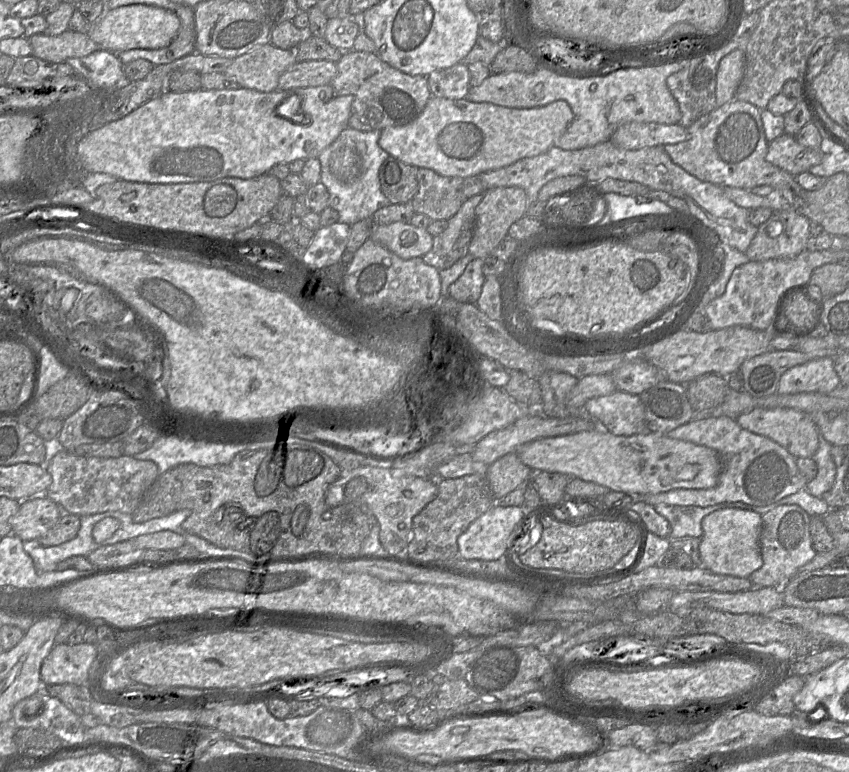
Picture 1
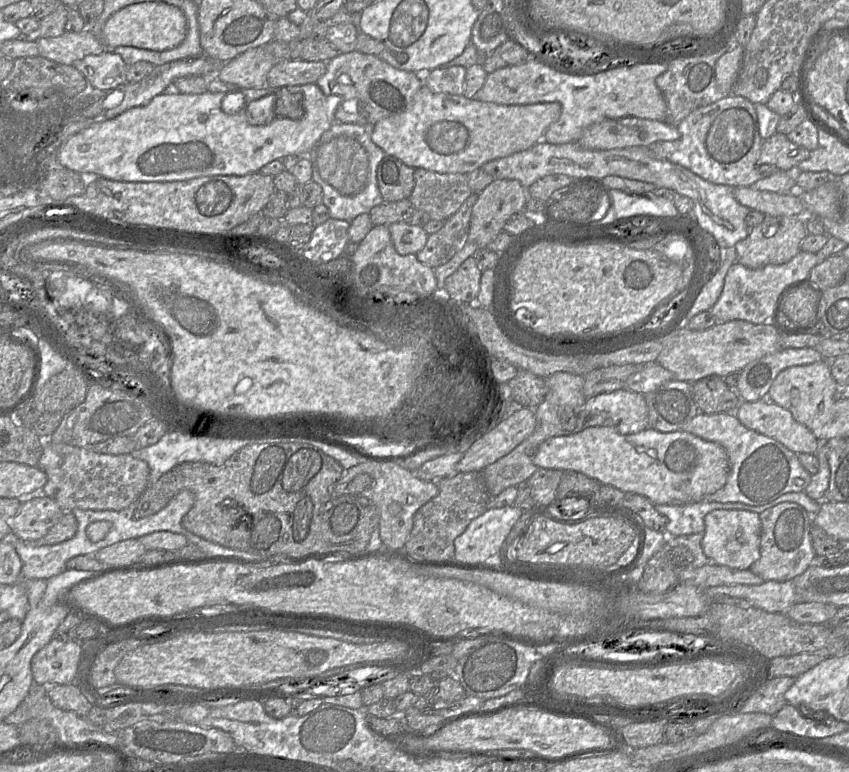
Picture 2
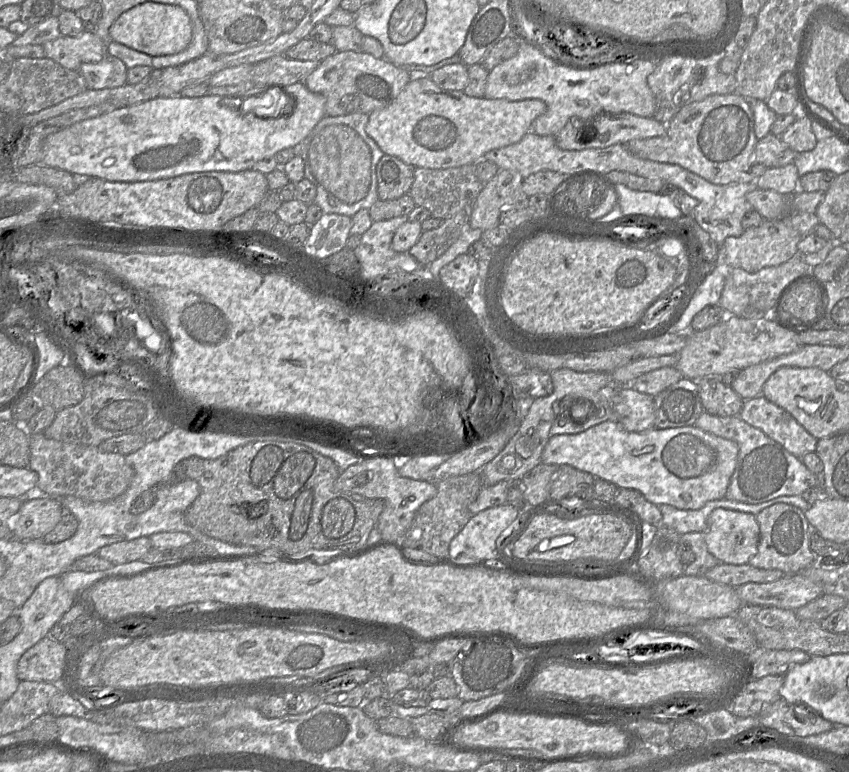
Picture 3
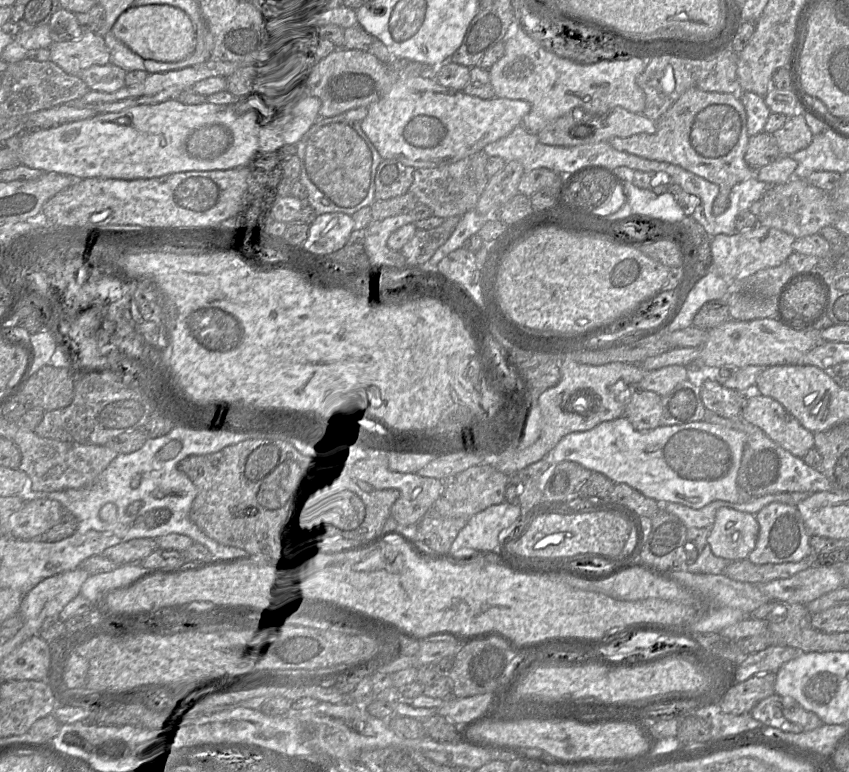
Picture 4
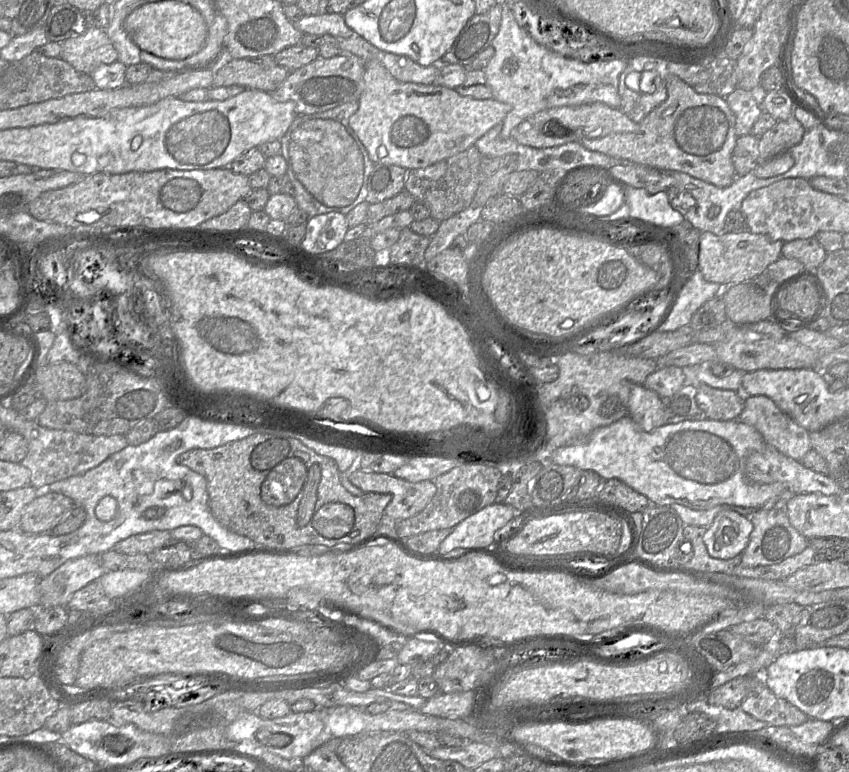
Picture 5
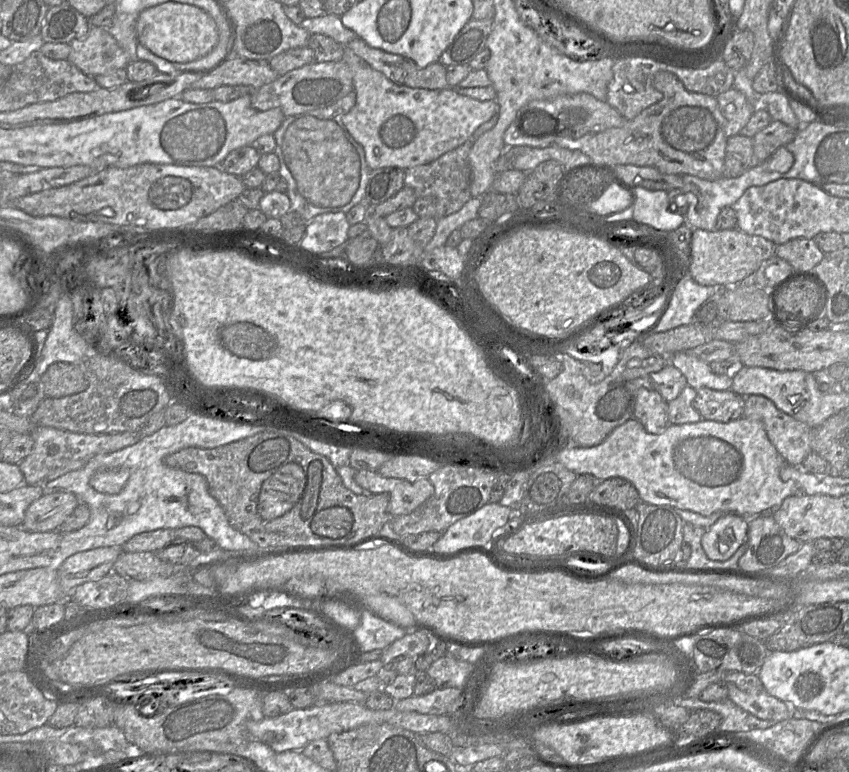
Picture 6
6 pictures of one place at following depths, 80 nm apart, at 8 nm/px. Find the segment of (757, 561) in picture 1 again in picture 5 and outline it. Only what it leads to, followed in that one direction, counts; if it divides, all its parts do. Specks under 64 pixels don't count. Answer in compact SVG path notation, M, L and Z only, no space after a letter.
M723 511L707 528L703 542L711 557L727 560L745 550L752 530L750 517L733 511Z

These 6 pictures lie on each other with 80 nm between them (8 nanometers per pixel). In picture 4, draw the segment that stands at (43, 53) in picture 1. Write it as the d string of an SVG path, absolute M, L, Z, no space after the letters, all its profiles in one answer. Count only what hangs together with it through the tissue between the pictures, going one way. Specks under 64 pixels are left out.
M84 31L78 39L52 42L51 59L72 74L82 72L92 65L110 62L105 39L95 31Z

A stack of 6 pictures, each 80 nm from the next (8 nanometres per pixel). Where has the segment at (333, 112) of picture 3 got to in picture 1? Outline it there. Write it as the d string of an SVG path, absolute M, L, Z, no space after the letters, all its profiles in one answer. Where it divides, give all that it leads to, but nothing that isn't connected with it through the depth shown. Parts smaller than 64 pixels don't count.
M344 51L331 86L337 95L353 95L348 126L360 131L405 126L414 122L432 96L427 76L406 74L380 59L375 52Z

